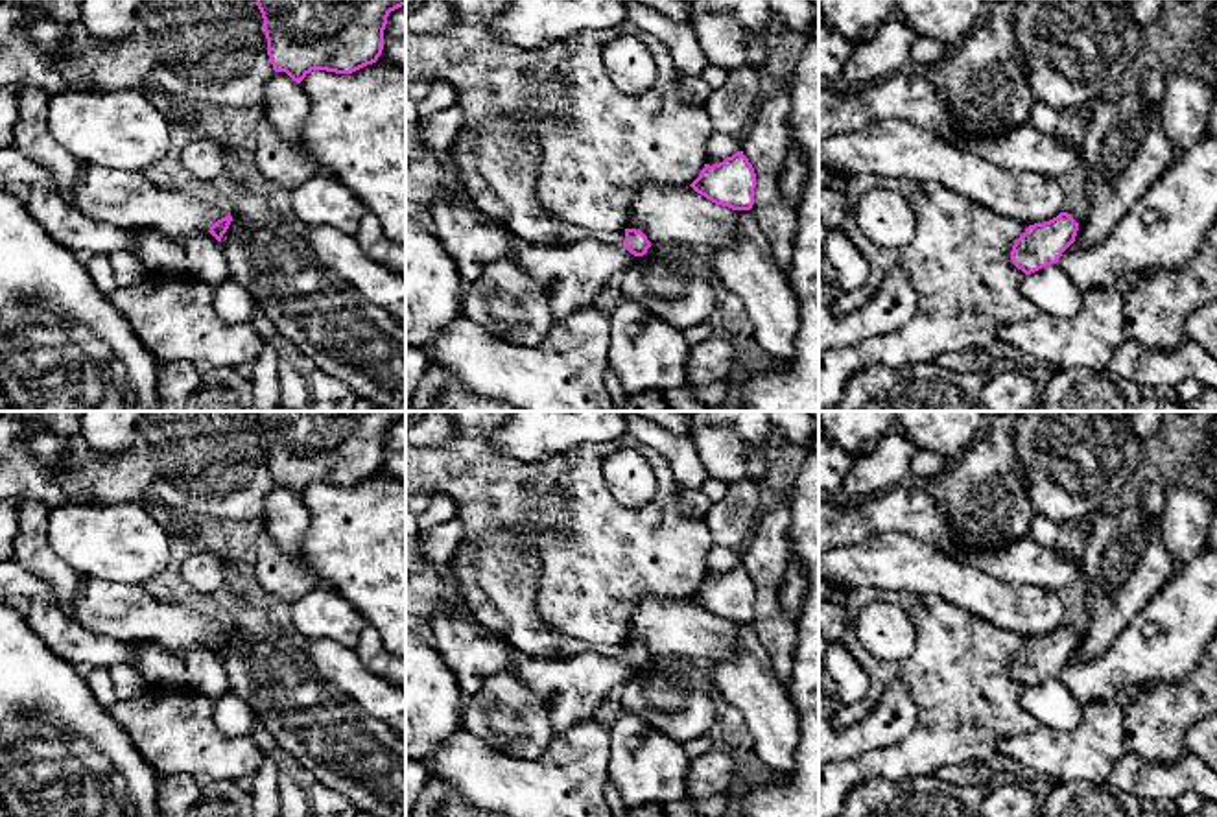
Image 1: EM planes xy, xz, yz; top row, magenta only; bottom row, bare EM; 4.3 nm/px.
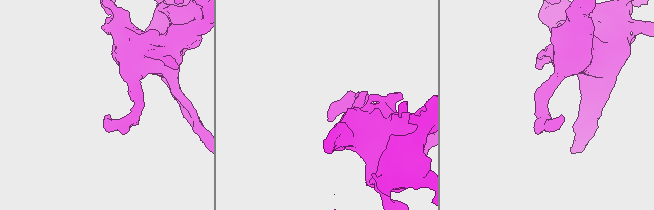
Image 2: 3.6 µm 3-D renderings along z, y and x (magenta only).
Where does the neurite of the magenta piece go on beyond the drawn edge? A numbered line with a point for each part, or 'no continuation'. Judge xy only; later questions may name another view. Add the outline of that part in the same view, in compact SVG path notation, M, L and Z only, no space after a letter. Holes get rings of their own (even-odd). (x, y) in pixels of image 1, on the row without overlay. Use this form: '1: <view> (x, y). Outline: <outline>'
1: xy (126, 613). Outline: M87 579L74 601L74 618L85 629L125 644L153 644L168 653L208 645L230 627L227 612L162 601L136 585Z

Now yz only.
1: yz (1075, 620). Outline: M1082 610L1069 612L1066 618L1066 625L1077 634L1082 636L1086 631L1086 614Z

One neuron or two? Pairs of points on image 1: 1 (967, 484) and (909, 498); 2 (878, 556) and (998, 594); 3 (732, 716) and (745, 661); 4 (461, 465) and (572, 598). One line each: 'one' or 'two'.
1: two
2: one
3: two
4: one

